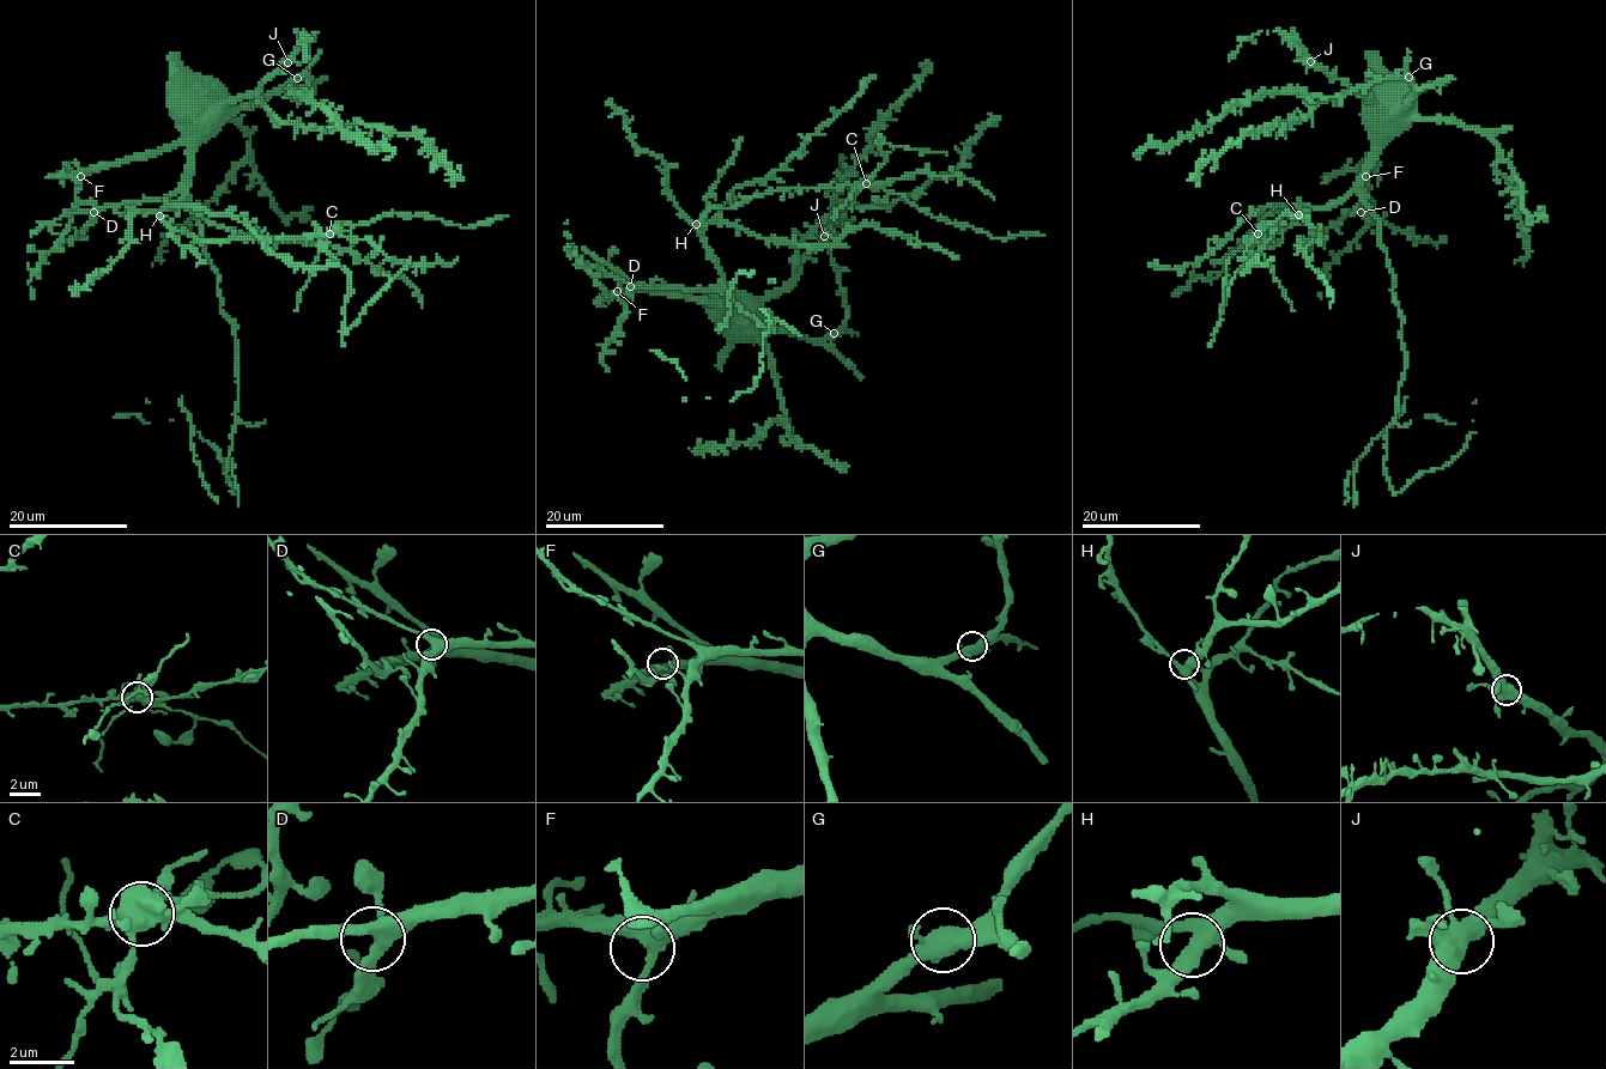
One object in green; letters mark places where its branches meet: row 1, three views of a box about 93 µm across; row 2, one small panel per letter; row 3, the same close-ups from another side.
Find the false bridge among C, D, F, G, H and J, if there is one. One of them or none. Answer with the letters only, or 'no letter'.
C

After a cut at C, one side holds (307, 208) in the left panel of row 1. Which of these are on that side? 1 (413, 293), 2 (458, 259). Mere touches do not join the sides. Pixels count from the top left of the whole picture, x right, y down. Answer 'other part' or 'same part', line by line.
1: same part
2: same part

